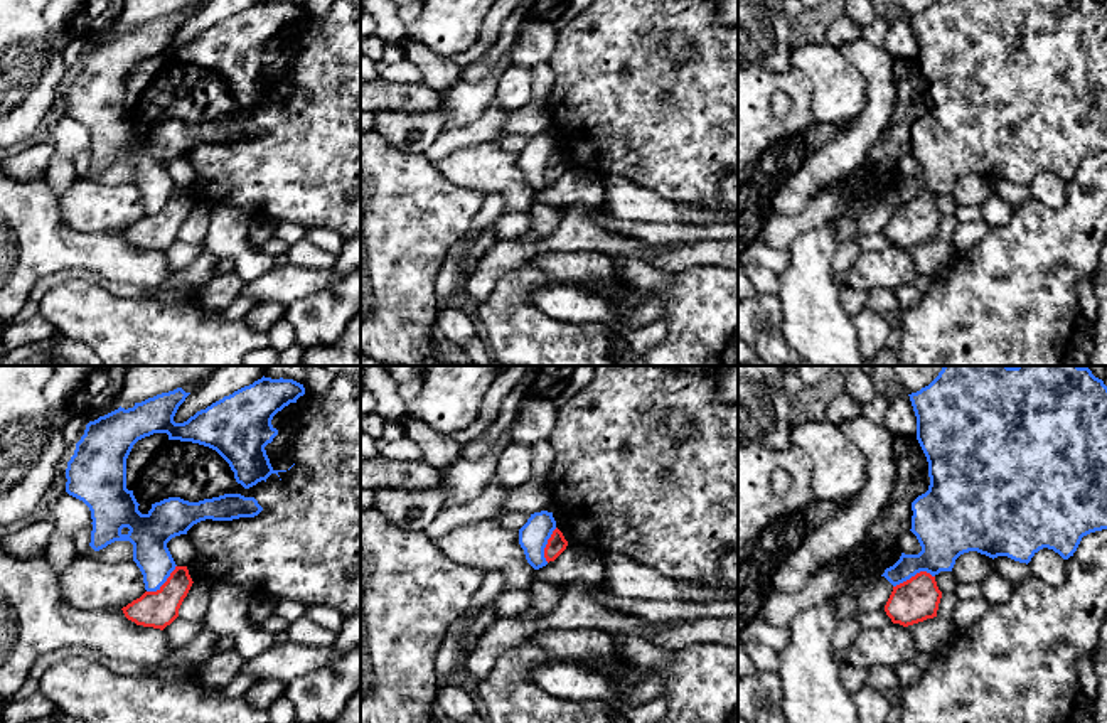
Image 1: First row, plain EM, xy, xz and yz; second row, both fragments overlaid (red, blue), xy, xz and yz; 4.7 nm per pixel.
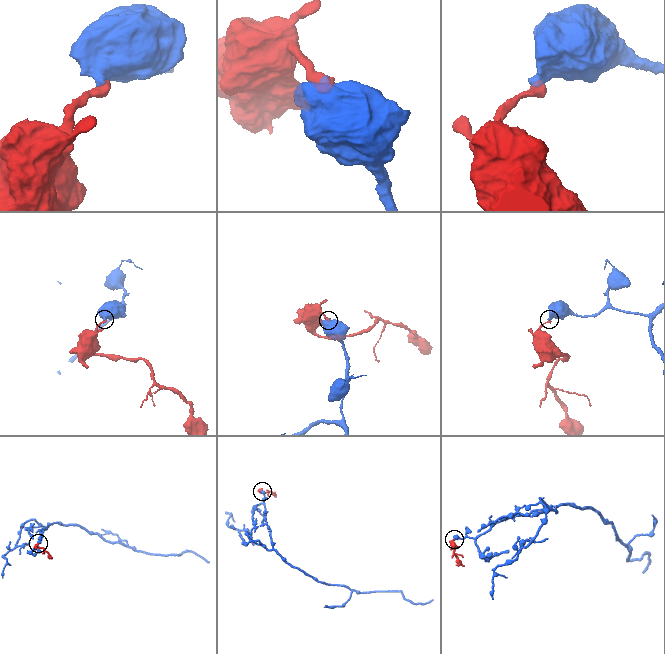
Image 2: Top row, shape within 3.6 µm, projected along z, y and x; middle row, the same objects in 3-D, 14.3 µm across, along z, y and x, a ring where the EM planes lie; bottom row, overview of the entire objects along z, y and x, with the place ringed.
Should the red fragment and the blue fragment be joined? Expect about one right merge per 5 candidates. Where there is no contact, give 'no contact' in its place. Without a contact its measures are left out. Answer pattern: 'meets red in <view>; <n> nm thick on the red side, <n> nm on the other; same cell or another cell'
meets red in yz; 200 nm thick on the red side, 260 nm on the other; another cell

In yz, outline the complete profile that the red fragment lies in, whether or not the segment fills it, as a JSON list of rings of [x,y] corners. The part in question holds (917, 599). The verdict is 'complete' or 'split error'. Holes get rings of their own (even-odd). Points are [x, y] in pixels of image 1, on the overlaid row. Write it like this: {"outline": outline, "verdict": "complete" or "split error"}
{"outline": [[[920,571],[910,580],[893,586],[885,612],[893,624],[908,627],[937,617],[940,598],[942,592],[937,586],[935,576]]], "verdict": "complete"}

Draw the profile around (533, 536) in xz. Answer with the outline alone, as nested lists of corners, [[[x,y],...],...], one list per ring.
[[[548,511],[531,514],[527,522],[519,529],[519,544],[534,570],[548,565],[544,548],[554,529],[556,521],[553,512]]]

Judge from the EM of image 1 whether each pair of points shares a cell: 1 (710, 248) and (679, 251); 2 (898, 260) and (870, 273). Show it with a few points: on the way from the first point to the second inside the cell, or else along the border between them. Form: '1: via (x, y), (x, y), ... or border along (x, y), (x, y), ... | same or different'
1: via (703, 251), (686, 251) | same
2: via (892, 267), (877, 270) | same

